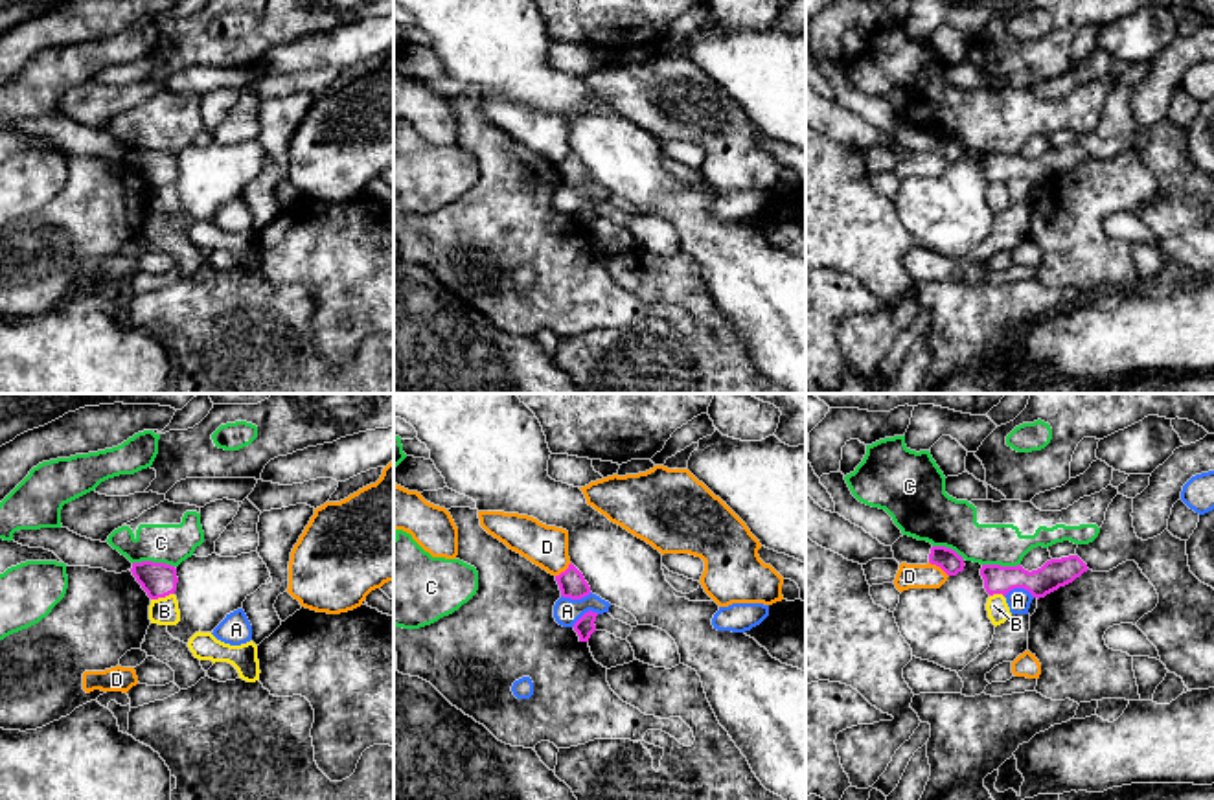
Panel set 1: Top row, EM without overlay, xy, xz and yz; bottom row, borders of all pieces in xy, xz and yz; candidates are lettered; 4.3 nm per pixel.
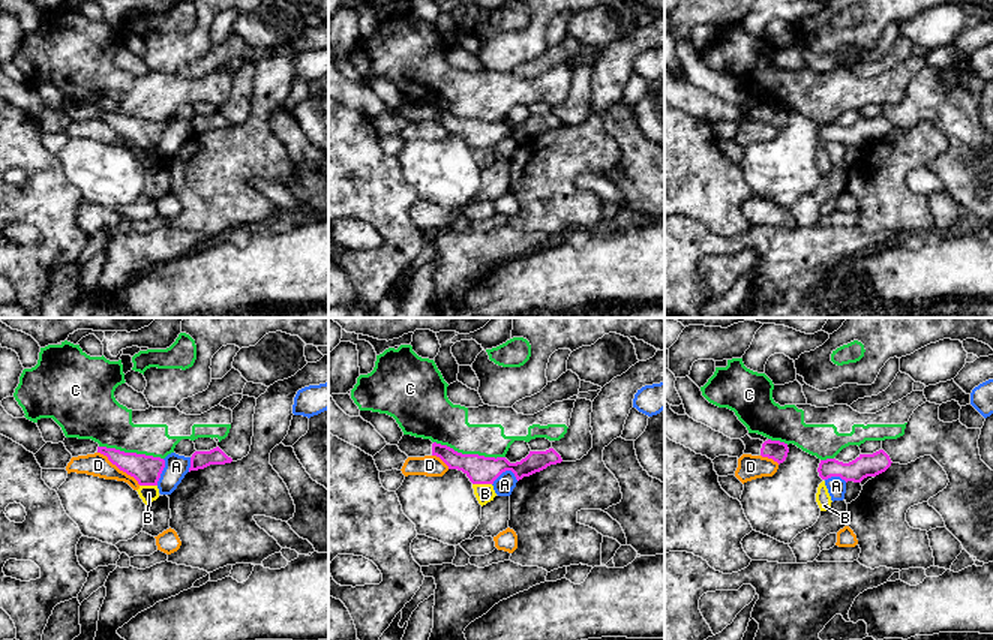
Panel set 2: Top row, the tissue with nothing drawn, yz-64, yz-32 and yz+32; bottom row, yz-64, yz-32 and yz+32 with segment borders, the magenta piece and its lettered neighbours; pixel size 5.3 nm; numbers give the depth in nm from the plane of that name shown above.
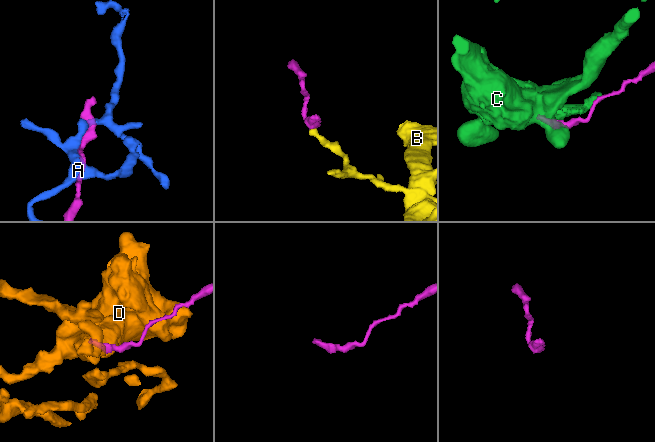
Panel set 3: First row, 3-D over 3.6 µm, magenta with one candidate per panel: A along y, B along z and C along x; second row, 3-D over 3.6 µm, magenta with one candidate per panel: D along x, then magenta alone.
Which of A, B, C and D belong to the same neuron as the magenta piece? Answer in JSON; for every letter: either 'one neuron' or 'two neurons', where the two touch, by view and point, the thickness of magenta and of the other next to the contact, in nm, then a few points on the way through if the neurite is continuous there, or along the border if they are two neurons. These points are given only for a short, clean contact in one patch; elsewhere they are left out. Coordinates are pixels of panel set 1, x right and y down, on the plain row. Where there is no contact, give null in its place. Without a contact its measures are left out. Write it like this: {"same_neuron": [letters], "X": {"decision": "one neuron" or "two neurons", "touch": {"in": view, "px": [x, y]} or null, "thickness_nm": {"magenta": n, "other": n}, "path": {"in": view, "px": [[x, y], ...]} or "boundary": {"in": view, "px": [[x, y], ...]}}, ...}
{"same_neuron": [], "A": {"decision": "two neurons", "touch": {"in": "xz", "px": [576, 186]}, "thickness_nm": {"magenta": 120, "other": 120}}, "B": {"decision": "two neurons", "touch": {"in": "xy", "px": [162, 184]}, "thickness_nm": {"magenta": 160, "other": 130}, "boundary": {"in": "xy", "px": [[173, 181], [151, 188]]}}, "C": {"decision": "two neurons", "touch": {"in": "xy", "px": [151, 149]}, "thickness_nm": {"magenta": 160, "other": 180}, "boundary": {"in": "xy", "px": [[133, 149], [164, 149], [173, 155]]}}, "D": {"decision": "two neurons", "touch": {"in": "yz", "px": [939, 153]}, "thickness_nm": {"magenta": 100, "other": 110}, "boundary": {"in": "yz", "px": [[929, 149], [948, 164]]}}}

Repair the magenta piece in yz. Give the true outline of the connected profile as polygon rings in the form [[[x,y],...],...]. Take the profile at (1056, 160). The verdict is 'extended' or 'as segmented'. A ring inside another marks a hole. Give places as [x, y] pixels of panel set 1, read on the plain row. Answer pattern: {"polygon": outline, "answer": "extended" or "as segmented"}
{"polygon": [[[1069,143],[1061,147],[1050,147],[1041,156],[1032,160],[1025,158],[1021,153],[982,153],[980,164],[990,184],[1006,184],[1014,177],[1025,177],[1039,188],[1059,175],[1072,171],[1087,158],[1087,153],[1078,143]]], "answer": "as segmented"}

